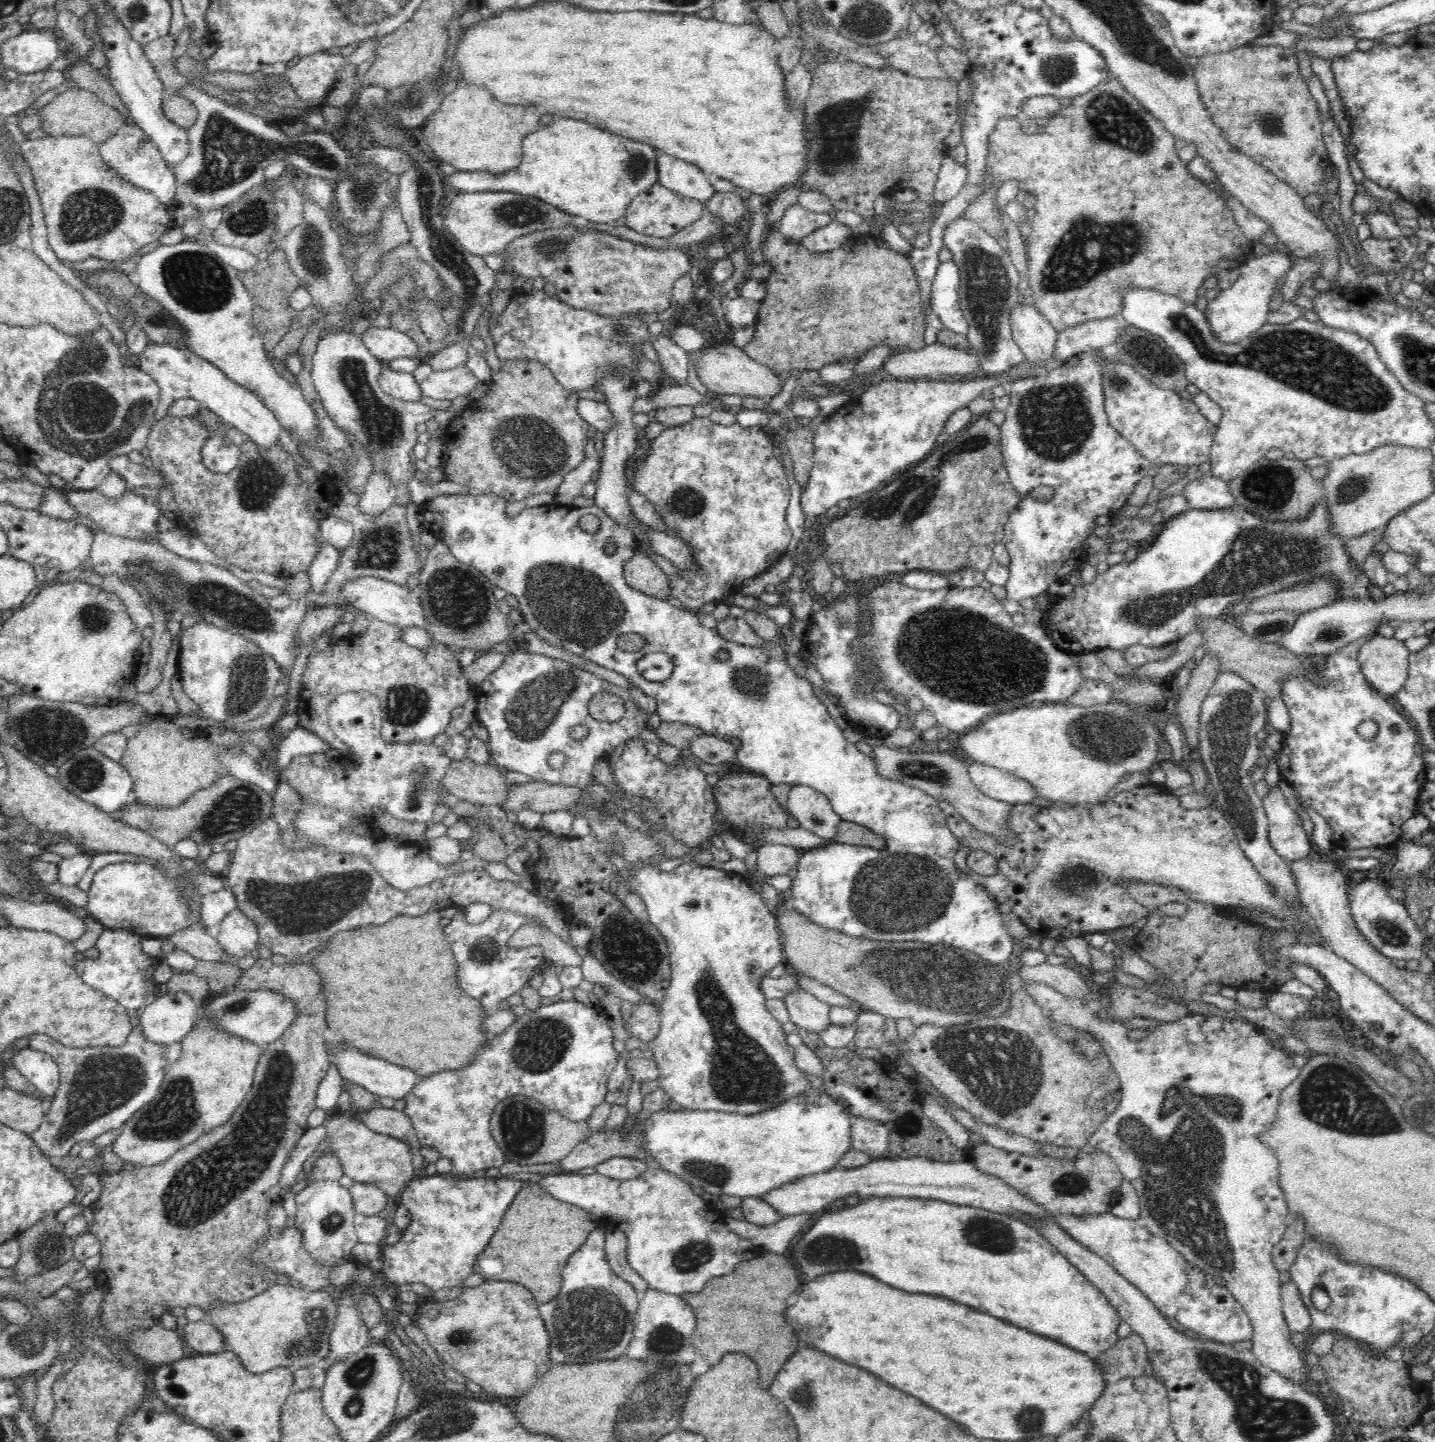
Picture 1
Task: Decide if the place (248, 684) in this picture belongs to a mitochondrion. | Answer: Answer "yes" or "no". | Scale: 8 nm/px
yes

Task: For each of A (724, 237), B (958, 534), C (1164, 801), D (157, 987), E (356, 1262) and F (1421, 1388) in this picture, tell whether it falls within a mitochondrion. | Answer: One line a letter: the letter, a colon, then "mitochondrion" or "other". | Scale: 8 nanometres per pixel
A: other
B: other
C: other
D: other
E: other
F: other

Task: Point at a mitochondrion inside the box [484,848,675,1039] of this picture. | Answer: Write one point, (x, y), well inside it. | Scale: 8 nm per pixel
(634, 953)

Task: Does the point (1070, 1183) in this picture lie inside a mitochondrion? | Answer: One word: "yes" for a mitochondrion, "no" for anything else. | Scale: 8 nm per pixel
yes

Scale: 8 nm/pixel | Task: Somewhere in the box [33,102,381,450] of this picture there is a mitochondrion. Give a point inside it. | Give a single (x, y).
(230, 155)

